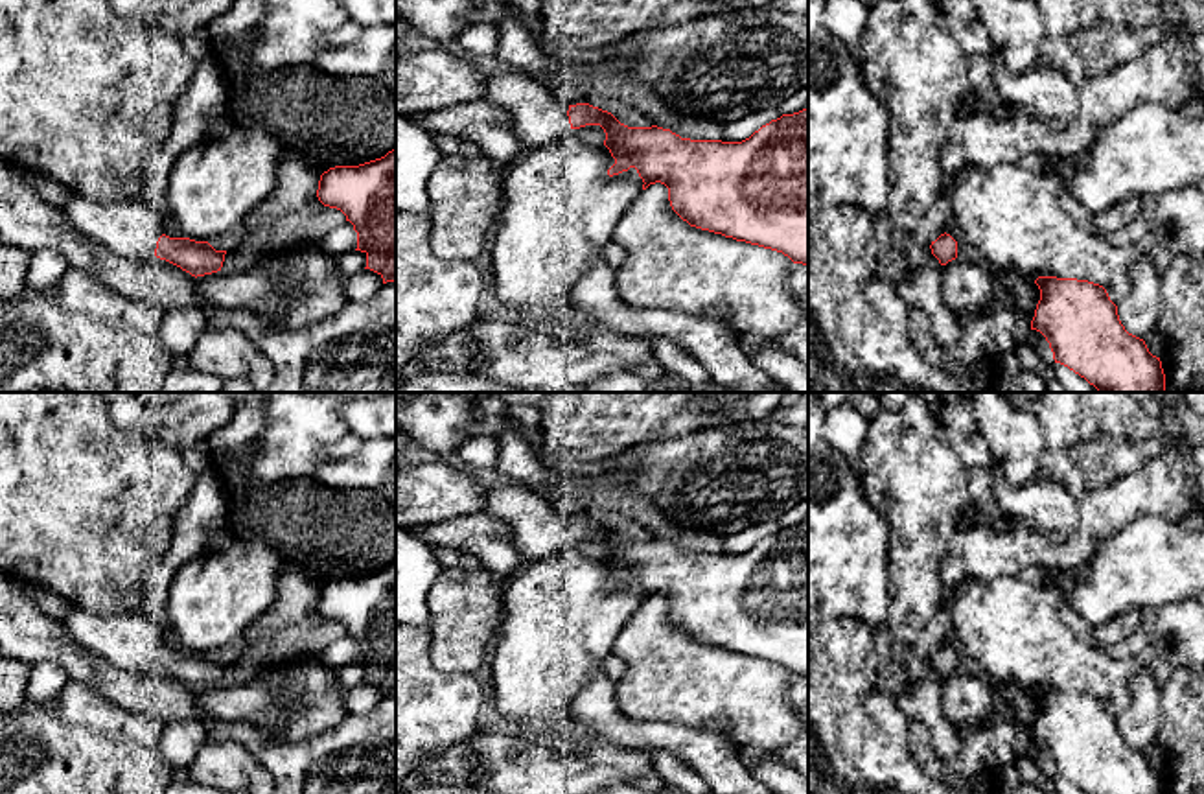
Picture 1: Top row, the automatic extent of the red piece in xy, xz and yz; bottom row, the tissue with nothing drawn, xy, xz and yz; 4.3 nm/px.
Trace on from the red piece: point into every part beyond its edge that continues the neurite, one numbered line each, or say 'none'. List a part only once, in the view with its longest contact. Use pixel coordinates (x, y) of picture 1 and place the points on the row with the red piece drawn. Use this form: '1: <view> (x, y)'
1: xz (534, 115)

